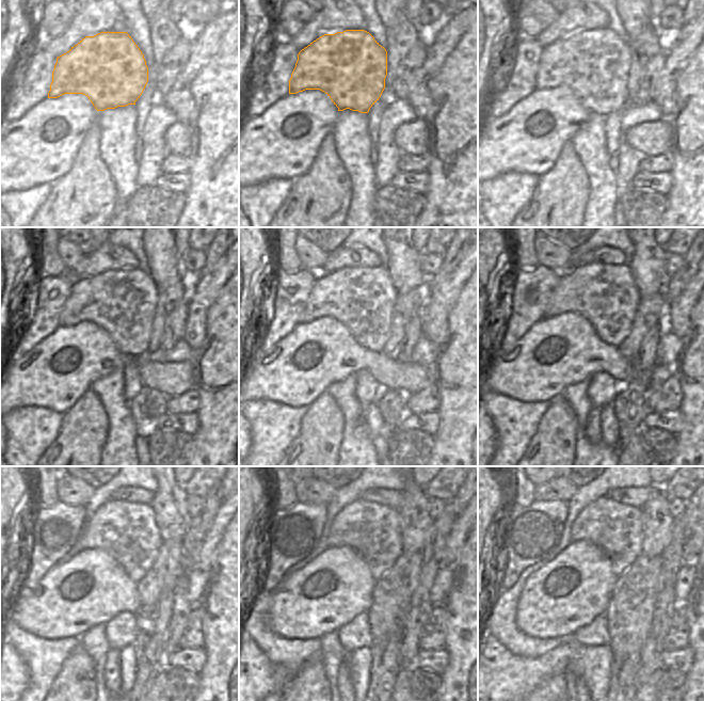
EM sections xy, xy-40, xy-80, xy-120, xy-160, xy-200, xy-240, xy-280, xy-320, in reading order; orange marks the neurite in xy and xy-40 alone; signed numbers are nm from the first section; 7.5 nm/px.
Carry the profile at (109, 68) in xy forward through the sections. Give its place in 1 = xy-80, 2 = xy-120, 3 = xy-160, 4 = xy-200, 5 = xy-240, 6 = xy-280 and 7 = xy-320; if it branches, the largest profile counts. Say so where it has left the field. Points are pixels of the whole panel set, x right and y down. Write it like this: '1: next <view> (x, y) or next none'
1: next xy-80 (594, 64)
2: next xy-120 (123, 303)
3: next xy-160 (363, 299)
4: next xy-200 (605, 295)
5: next xy-240 (128, 532)
6: next xy-280 (372, 530)
7: next xy-320 (617, 528)

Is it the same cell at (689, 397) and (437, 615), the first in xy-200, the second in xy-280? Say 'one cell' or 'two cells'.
two cells

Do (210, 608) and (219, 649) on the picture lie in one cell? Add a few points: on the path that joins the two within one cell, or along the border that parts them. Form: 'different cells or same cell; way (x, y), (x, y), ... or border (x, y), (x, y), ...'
same cell; way (219, 618), (219, 638)

